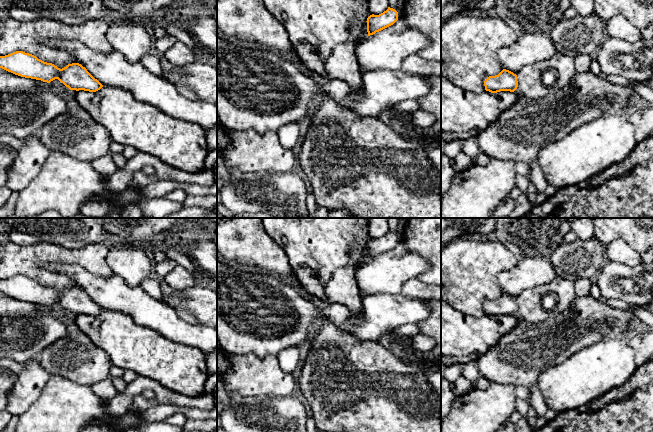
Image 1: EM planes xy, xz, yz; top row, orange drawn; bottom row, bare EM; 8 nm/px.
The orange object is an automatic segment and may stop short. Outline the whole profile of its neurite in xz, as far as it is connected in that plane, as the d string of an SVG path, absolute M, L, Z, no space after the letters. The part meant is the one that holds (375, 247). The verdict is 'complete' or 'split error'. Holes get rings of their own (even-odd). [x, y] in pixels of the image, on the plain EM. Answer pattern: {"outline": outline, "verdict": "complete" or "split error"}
{"outline": "M390 231L379 239L370 239L366 245L368 260L393 249L397 244L398 236Z", "verdict": "complete"}

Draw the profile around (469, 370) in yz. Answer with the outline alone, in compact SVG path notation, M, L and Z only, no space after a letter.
M474 361L462 365L461 375L471 382L475 382L481 376Z

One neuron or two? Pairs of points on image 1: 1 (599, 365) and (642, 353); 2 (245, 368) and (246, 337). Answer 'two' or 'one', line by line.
1: two
2: two

